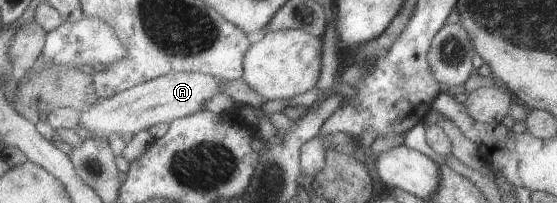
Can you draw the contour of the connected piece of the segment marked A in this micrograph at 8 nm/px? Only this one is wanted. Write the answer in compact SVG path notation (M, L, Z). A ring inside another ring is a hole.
M171 72L167 76L161 76L151 82L145 82L140 86L121 92L109 99L100 99L95 106L89 110L81 112L76 127L85 128L90 134L115 134L135 136L142 131L157 124L168 123L179 118L192 116L203 111L205 104L217 96L219 92L224 92L229 86L217 76L203 74L199 72Z

